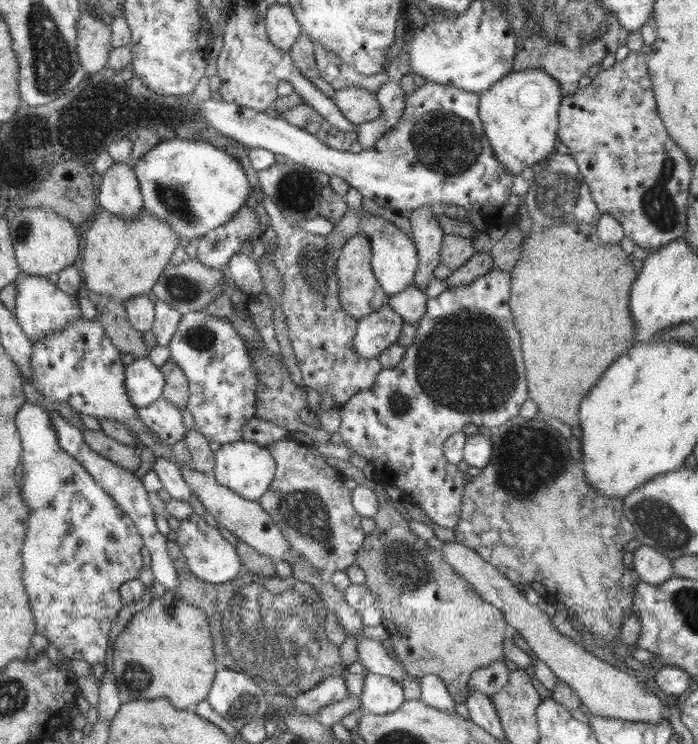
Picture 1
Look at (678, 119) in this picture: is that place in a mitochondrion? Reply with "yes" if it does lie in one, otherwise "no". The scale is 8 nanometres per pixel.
no

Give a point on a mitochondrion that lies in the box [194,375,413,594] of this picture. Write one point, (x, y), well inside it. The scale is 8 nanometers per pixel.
(303, 510)

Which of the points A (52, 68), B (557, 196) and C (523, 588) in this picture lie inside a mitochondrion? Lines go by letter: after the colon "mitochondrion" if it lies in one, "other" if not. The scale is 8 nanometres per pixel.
A: mitochondrion
B: mitochondrion
C: other

